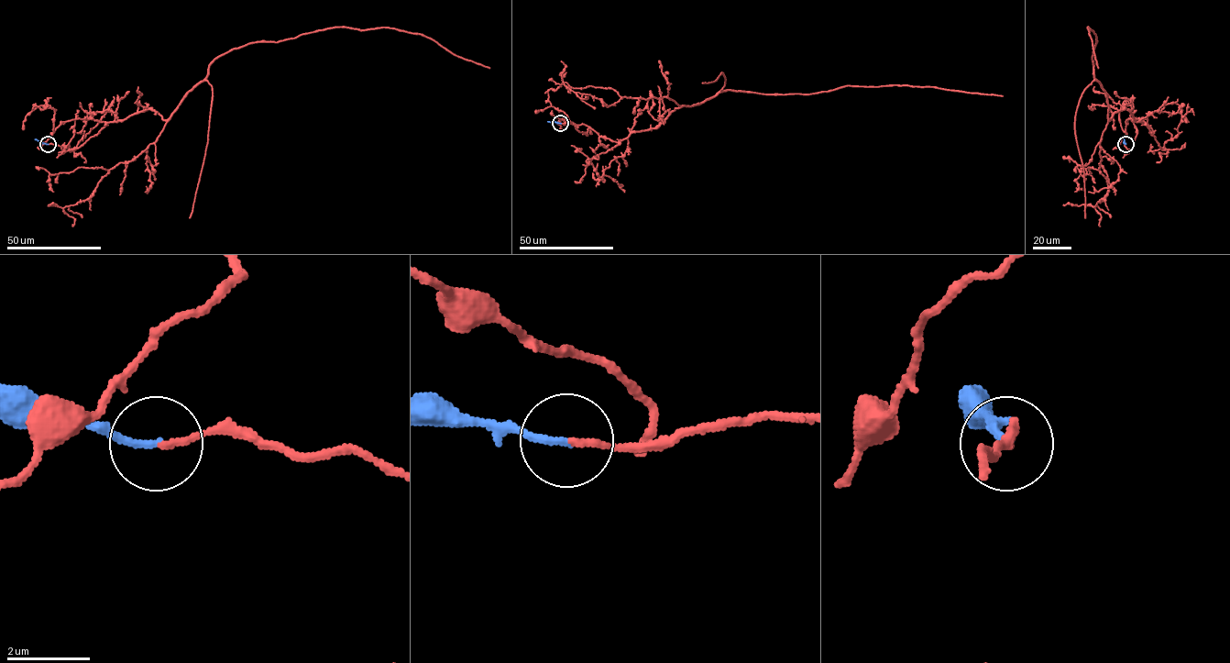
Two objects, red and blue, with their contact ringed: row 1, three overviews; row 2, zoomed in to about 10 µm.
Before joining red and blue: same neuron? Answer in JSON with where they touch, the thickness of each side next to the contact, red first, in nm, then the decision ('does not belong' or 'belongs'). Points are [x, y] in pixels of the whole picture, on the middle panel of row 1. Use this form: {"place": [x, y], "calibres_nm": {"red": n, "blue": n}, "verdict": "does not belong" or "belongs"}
{"place": [560, 123], "calibres_nm": {"red": 150, "blue": 170}, "verdict": "belongs"}

